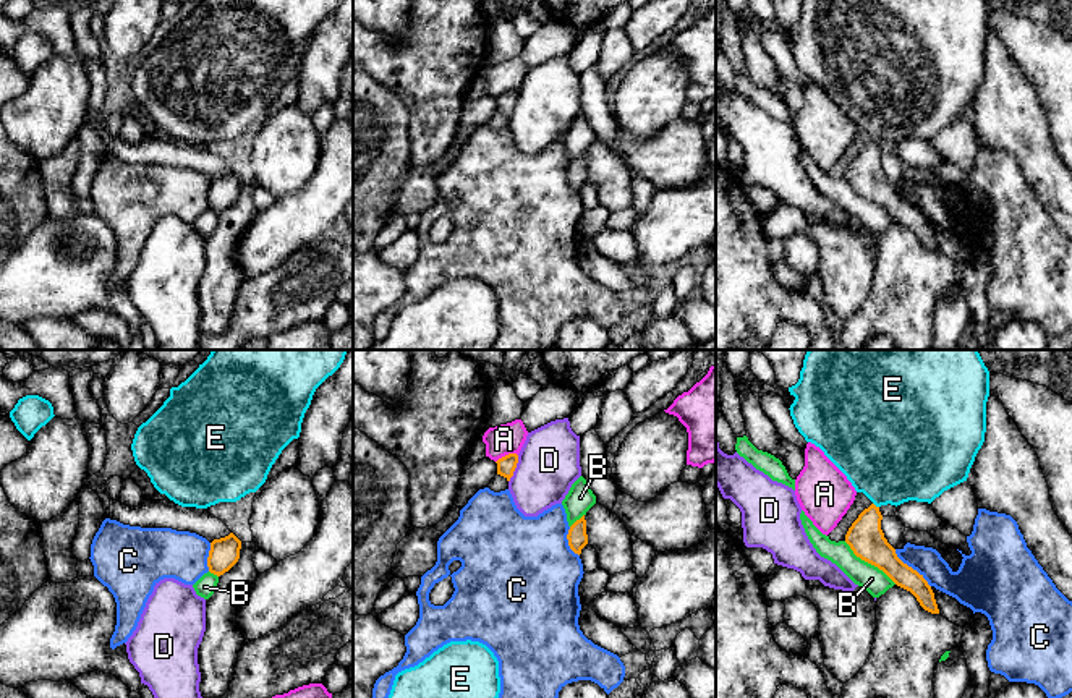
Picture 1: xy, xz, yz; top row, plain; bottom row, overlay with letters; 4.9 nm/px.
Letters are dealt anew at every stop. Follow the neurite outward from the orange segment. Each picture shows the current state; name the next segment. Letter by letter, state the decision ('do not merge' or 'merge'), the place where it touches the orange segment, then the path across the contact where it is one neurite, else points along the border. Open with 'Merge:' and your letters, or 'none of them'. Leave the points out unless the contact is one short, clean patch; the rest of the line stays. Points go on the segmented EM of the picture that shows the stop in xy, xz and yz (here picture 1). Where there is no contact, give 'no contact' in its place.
Merge: none of them
A: do not merge; meets orange in xz at (506, 455)
B: do not merge; meets orange in yz at (870, 562)
C: do not merge; meets orange in yz at (910, 567)
D: do not merge; meets orange in xz at (515, 467); border along xz (518, 455), (517, 467), (509, 481)
E: do not merge; meets orange in yz at (875, 506); border along yz (873, 502), (878, 507)

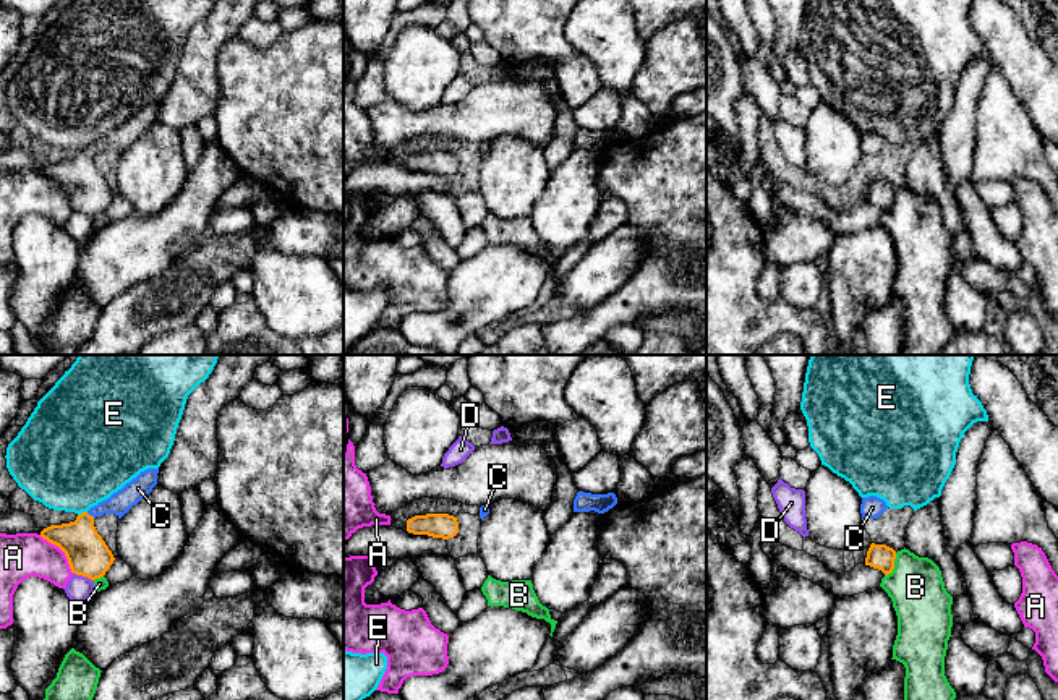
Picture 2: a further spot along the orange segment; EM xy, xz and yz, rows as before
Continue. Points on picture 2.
Merge: C
A: do not merge; meets orange in xy at (62, 550)
B: do not merge; meets orange in yz at (893, 566)
C: merge; meets orange in xy at (91, 516); runs through xy (88, 554), (91, 516), (132, 493)
D: do not merge; meets orange in xy at (83, 576)
E: do not merge; meets orange in xy at (83, 512); border along xy (86, 511), (78, 516)

